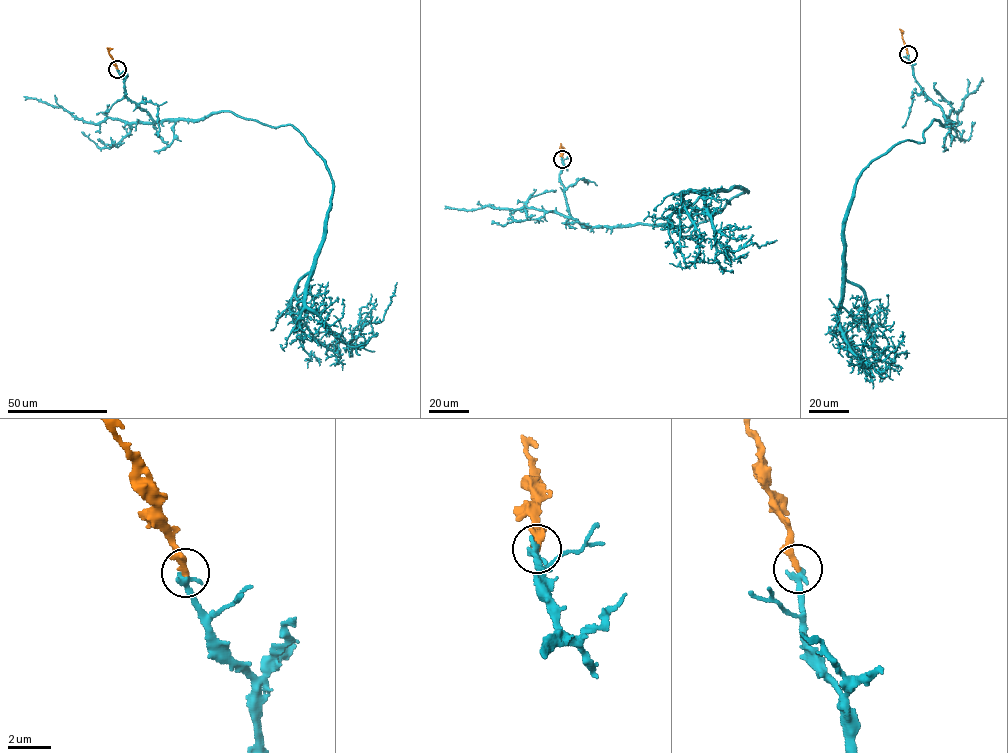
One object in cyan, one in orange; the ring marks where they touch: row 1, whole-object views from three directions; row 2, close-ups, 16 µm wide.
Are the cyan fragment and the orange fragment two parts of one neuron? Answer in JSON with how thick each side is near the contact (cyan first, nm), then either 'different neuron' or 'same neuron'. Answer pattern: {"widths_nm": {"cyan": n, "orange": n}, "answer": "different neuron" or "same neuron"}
{"widths_nm": {"cyan": 320, "orange": 280}, "answer": "same neuron"}

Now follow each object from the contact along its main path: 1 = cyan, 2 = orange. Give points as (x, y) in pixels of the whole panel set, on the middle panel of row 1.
1: (562, 159), (566, 204), (581, 225), (684, 232), (747, 191), (735, 187), (694, 191), (717, 249), (776, 240)
2: (562, 159), (560, 143)

